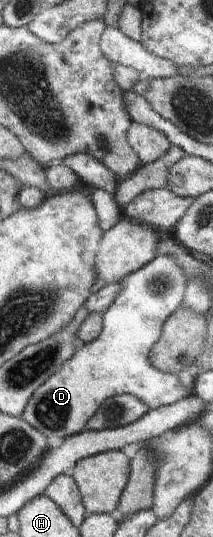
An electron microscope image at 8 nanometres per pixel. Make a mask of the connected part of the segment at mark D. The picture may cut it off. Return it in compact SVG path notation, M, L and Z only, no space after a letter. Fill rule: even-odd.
M159 254L156 258L153 258L149 263L146 263L142 268L123 276L119 281L119 291L116 294L114 302L111 302L111 305L108 307L108 310L103 312L103 329L100 333L100 336L89 343L83 343L80 348L74 351L74 354L71 356L70 360L66 361L62 368L59 371L56 371L32 396L29 398L28 404L25 406L24 412L22 413L21 418L24 419L30 426L33 426L36 430L39 430L46 438L49 438L52 441L57 441L60 438L66 438L70 435L76 435L85 428L87 420L99 409L99 406L109 398L118 396L118 395L134 395L138 397L146 406L149 406L150 409L157 409L161 406L171 405L183 398L189 397L193 394L192 385L190 389L187 389L183 386L178 379L177 374L170 374L162 372L160 369L153 367L149 362L149 354L152 350L156 341L160 338L162 327L164 321L173 313L180 308L180 305L183 304L185 290L187 287L187 278L181 269L181 266L177 263L175 258L172 258L168 255Z

